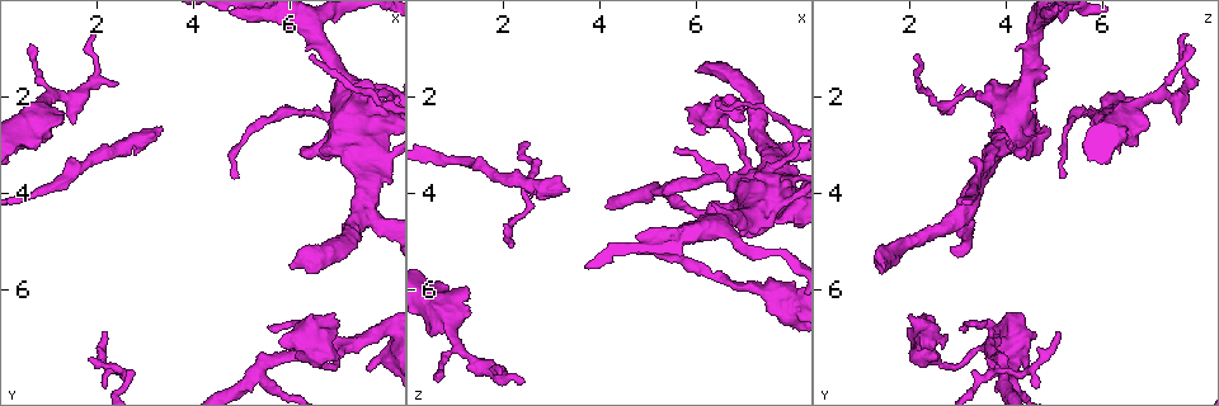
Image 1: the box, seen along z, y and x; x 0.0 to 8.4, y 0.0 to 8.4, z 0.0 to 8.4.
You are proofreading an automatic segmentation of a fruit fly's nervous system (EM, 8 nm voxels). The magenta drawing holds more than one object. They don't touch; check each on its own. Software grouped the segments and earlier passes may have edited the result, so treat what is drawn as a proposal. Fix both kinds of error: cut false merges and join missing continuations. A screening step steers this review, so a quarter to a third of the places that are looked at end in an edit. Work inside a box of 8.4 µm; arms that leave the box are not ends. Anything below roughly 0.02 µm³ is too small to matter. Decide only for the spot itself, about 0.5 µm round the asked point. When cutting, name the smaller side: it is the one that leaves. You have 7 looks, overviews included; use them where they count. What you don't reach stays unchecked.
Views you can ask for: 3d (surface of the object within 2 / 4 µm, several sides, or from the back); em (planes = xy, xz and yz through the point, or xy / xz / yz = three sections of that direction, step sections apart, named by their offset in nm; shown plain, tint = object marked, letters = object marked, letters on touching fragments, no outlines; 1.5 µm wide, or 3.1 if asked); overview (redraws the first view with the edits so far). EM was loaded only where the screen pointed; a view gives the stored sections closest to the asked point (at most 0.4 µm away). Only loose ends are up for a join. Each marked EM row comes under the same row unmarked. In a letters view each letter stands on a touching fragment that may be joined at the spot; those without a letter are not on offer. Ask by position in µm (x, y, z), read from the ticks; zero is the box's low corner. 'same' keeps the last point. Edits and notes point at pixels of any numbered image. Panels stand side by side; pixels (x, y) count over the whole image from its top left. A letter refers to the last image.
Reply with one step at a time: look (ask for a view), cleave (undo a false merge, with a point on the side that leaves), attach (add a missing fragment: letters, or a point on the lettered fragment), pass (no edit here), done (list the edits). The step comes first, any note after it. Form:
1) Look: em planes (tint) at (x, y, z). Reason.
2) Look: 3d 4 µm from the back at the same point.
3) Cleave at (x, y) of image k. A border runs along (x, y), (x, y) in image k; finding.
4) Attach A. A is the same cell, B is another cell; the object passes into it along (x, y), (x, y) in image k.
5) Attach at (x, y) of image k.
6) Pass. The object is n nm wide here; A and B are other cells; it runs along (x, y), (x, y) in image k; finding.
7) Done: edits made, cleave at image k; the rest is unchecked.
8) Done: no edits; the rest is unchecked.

Look: em xz step 8 (letters) at (2.15, 6.90, 5.10). Tapers out.

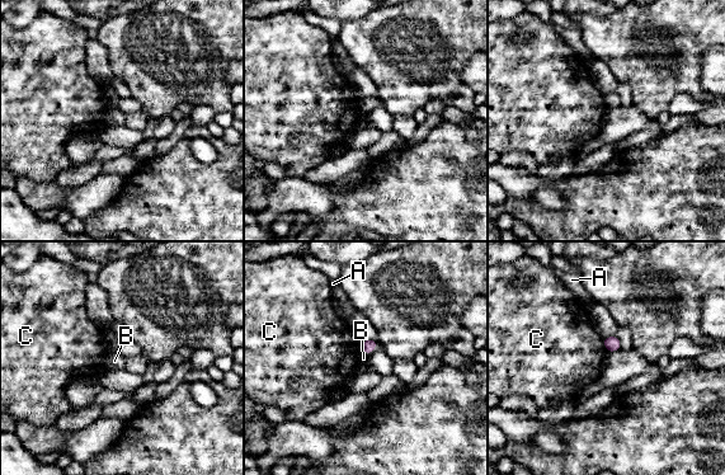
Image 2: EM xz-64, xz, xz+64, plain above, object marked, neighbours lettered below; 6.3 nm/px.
Pass. The object is 80 nm wide here; A, B and C are other cells; a border runs along (602, 339), (607, 352) in image 2; no lettered fragment goes on from it.

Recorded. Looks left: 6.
Look: 3d 4 µm at (4.90, 3.70, 5.05). End of a long branch.

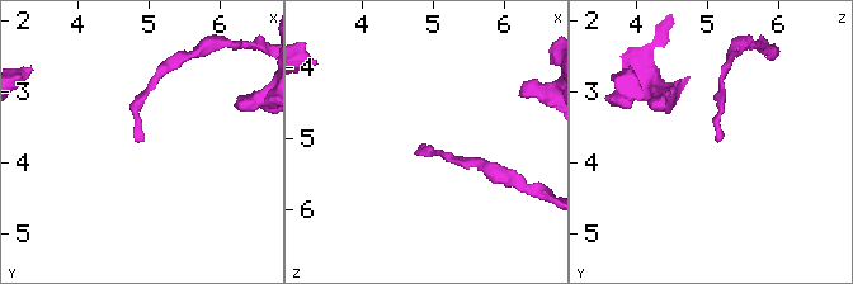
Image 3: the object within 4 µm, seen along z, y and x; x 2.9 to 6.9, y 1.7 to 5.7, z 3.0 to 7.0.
Look: em planes (letters) at (4.90, 3.65, 5.10).

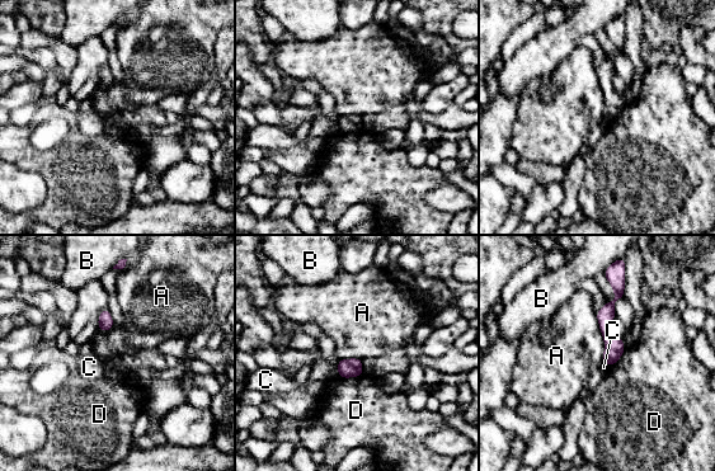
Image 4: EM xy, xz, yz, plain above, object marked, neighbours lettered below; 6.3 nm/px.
Pass. A, B, C and D are other cells; it runs along (614, 282), (617, 297), (607, 311), (607, 362) in image 4; none of them fits.

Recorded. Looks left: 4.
Look: 3d 4 µm at (1.00, 2.10, 6.95). Narrows sharply.

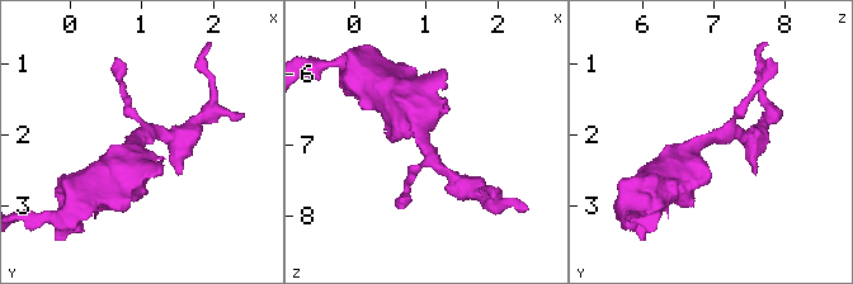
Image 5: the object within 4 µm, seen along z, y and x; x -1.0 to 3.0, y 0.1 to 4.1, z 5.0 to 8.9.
Look: em planes (letters) at (1.00, 2.00, 7.00).

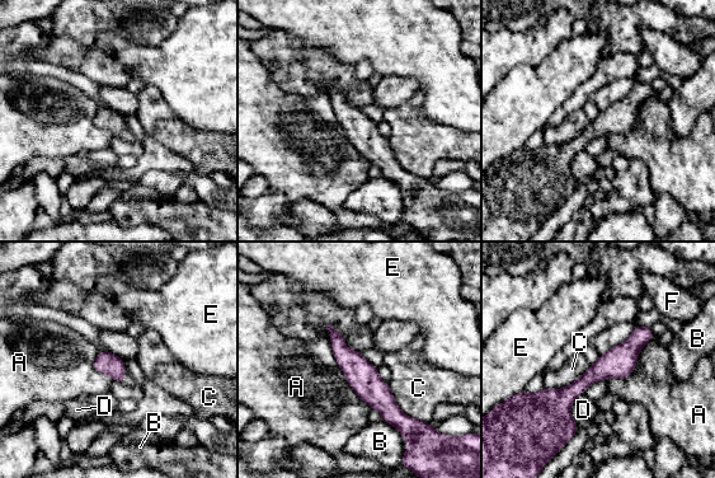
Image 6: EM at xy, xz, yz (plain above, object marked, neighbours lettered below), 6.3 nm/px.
Pass. A, B, C, D, E and F are other cells; a border runs along (329, 337), (346, 380), (371, 408) in image 6; all the same neuron.

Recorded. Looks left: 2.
Done: no edits; the rest is unchecked.

